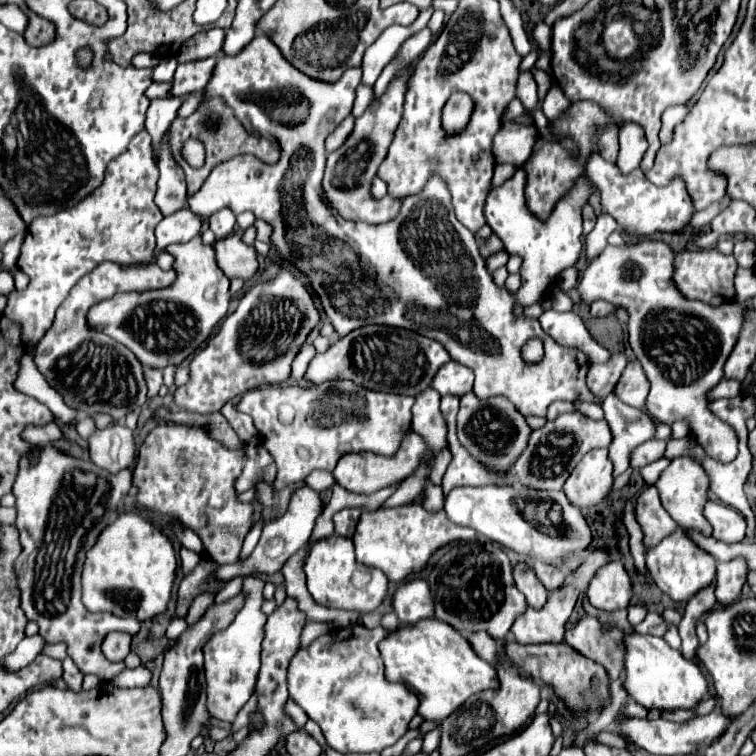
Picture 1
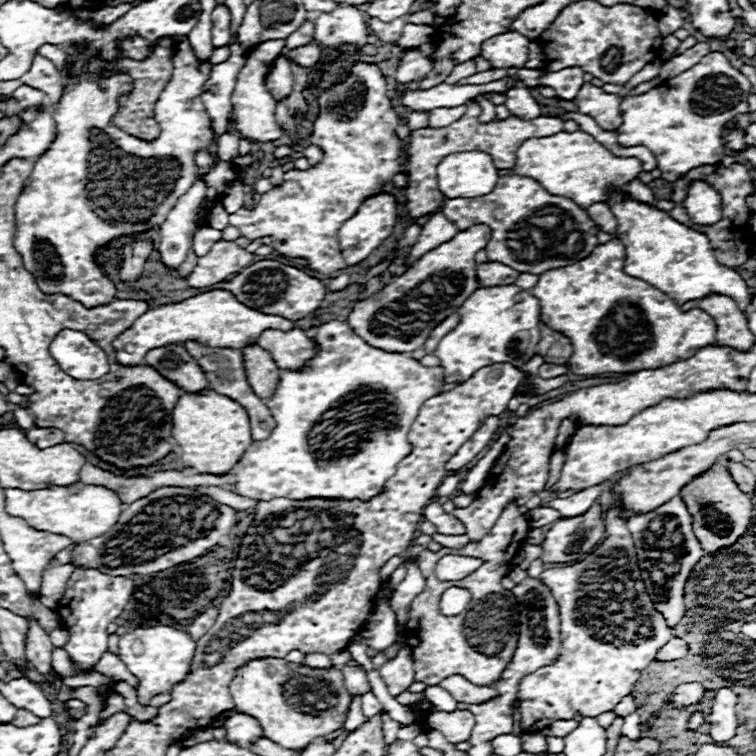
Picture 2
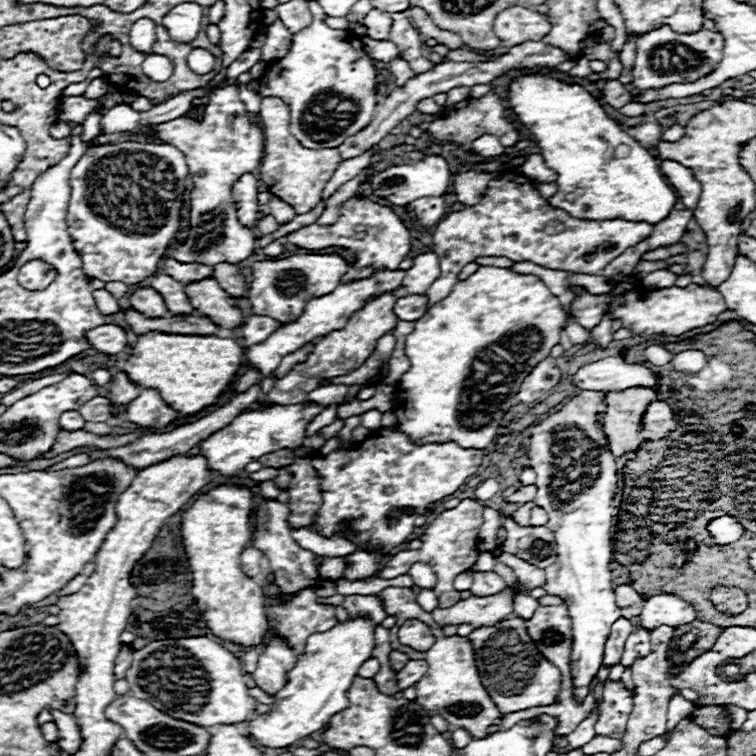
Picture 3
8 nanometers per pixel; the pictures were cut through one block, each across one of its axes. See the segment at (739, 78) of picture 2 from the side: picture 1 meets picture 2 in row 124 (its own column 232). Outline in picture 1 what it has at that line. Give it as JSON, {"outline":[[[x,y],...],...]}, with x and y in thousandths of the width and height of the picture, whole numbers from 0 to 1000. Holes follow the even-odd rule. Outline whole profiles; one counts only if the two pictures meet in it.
{"outline":[[[325,762],[317,780],[325,788],[320,807],[299,833],[291,833],[270,852],[270,884],[272,884],[272,905],[275,905],[272,934],[280,950],[294,955],[307,958],[320,934],[331,926],[336,915],[339,894],[344,886],[344,860],[347,860],[344,852],[349,844],[349,825],[352,825],[352,812],[347,810],[347,796],[349,796],[347,780],[349,780],[349,767]]]}

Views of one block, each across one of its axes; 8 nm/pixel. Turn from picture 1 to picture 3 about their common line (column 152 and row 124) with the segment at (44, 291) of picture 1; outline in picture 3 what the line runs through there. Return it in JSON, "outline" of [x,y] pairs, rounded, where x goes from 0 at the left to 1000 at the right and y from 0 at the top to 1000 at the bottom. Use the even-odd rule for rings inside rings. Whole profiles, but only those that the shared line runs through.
{"outline":[[[315,114],[294,116],[278,127],[267,164],[254,156],[233,156],[217,164],[196,167],[196,175],[204,175],[217,188],[233,193],[246,206],[246,217],[254,230],[251,307],[241,325],[233,328],[230,341],[243,349],[262,347],[272,352],[286,352],[291,347],[315,349],[325,344],[339,328],[339,312],[331,302],[315,294],[304,249],[320,230],[336,228],[344,220],[349,177],[344,164],[328,156]]]}

